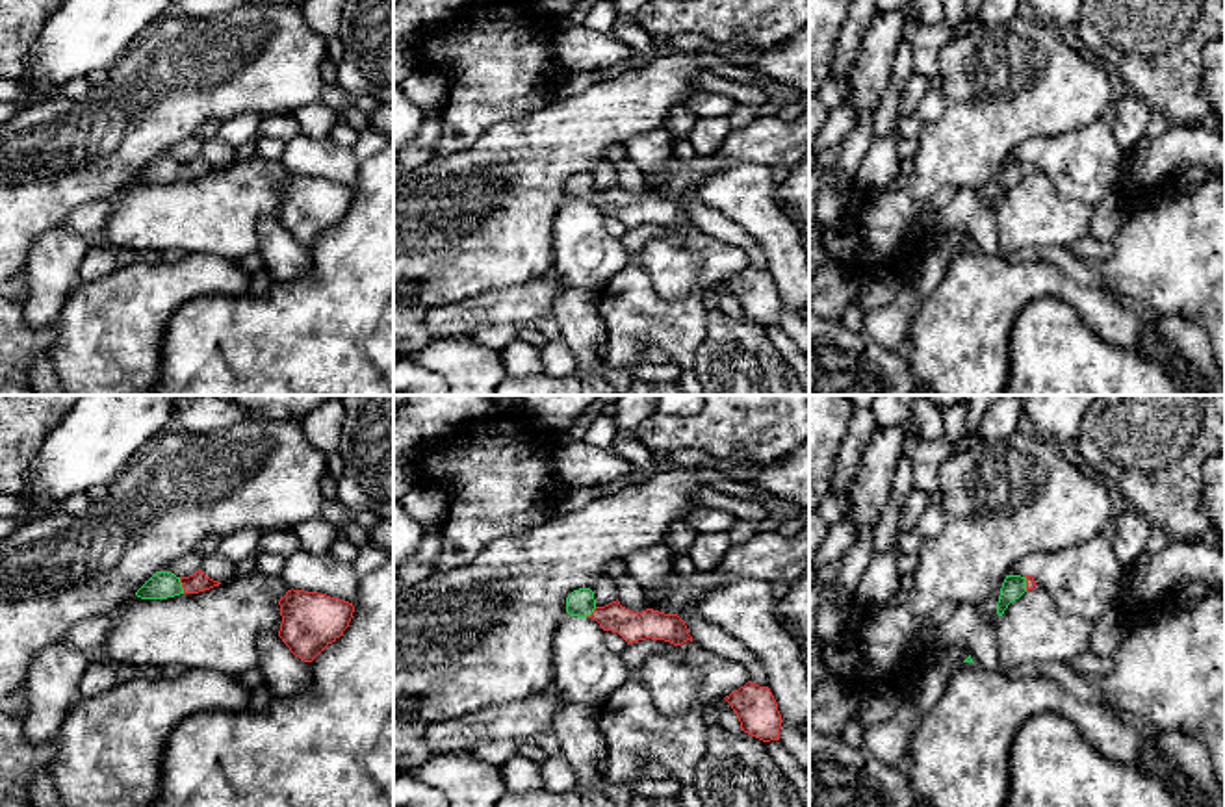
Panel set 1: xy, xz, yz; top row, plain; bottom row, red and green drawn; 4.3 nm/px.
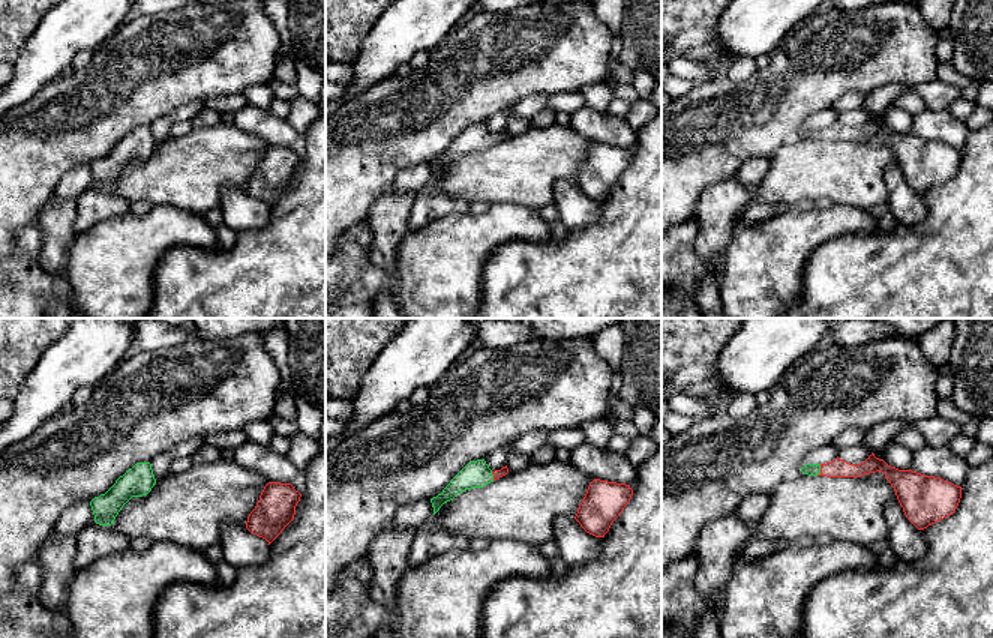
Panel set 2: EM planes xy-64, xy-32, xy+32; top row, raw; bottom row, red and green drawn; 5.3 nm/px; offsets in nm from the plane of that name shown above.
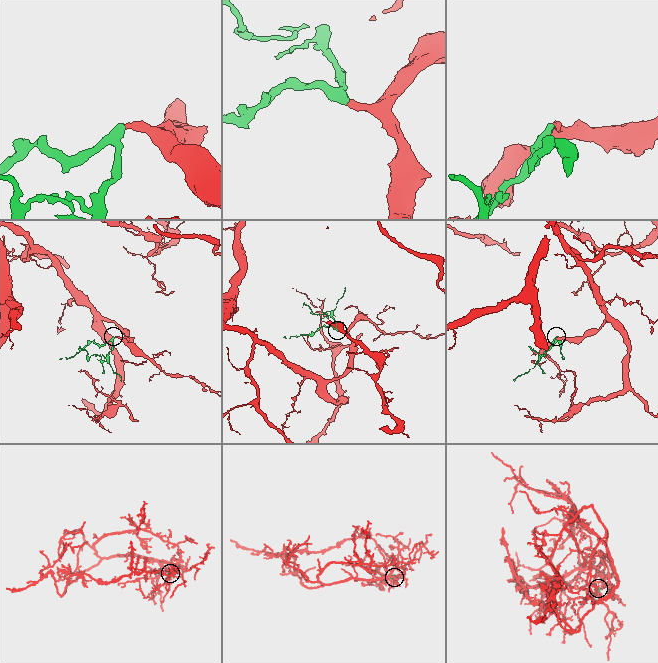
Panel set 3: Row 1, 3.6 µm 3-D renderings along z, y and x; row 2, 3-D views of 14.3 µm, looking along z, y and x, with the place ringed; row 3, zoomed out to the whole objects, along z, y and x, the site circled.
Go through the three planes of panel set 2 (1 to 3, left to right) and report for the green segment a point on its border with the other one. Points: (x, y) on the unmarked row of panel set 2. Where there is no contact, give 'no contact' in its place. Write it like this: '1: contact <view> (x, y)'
1: no contact
2: contact xy-32 (494, 140)
3: contact xy+32 (821, 134)

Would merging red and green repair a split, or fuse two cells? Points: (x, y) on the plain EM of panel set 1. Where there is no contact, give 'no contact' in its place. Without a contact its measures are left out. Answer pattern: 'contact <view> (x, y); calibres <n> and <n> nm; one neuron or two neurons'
contact xy (182, 169); calibres 90 and 120 nm; one neuron

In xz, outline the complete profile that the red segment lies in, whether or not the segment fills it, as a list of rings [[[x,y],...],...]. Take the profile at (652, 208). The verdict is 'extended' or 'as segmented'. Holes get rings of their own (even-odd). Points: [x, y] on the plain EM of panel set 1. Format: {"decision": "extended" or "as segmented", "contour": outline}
{"decision": "extended", "contour": [[[590,173],[574,174],[566,182],[566,197],[596,204],[603,215],[618,217],[627,228],[646,223],[664,224],[674,230],[681,230],[687,224],[692,226],[685,206],[677,199],[664,199],[653,193],[633,197],[622,191],[618,184],[598,191]]]}

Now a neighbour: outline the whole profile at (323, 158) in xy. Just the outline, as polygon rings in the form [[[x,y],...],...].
[[[299,134],[286,143],[280,161],[293,174],[327,178],[349,187],[355,187],[358,178],[358,160],[353,150],[330,139]]]

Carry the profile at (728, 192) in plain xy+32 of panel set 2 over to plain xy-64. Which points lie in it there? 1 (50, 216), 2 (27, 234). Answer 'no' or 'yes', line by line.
1: yes
2: no

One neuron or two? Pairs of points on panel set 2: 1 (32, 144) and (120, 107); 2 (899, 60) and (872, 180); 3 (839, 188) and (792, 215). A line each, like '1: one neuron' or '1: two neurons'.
1: one neuron
2: two neurons
3: two neurons

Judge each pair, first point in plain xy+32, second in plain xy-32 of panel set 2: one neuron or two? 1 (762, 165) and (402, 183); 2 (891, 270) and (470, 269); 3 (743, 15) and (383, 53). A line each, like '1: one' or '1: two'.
1: one
2: two
3: one

